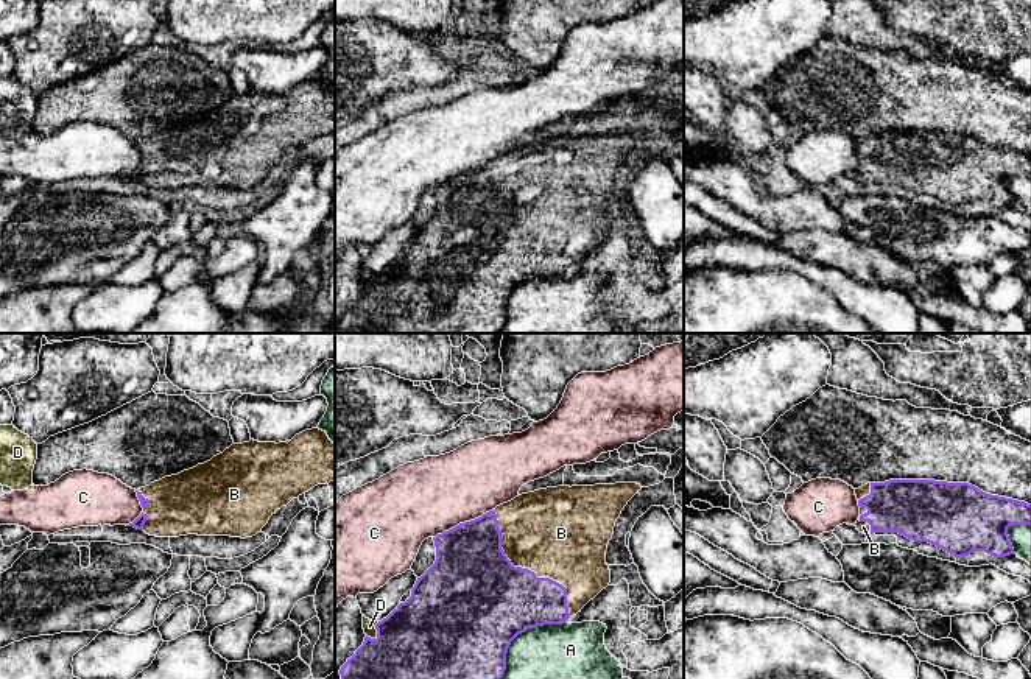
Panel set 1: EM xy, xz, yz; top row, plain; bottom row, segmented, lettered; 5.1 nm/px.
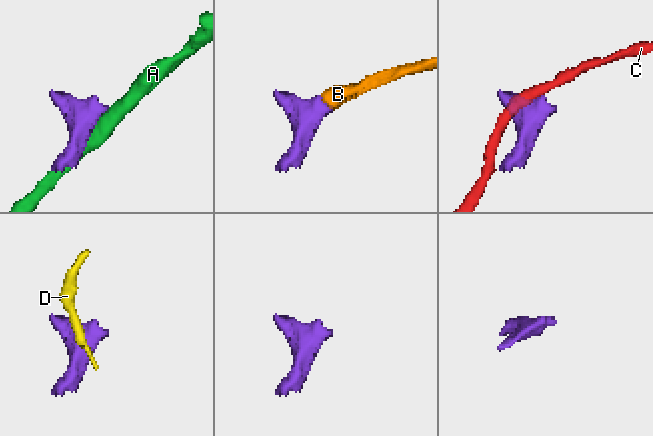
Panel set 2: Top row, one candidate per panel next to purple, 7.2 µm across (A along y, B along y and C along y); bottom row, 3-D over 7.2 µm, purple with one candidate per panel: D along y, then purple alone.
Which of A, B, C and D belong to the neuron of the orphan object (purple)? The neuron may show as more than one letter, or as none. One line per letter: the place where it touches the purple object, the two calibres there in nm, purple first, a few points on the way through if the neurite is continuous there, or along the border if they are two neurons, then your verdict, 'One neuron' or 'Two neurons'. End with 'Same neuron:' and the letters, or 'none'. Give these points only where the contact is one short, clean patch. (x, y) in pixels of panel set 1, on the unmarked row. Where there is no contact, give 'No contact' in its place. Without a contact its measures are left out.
A: Touches purple at xz (517, 285). Thickness 500 nm (purple) against 460 nm. Two neurons
B: Touches purple at xz (525, 220). Thickness 440 nm (purple) against 480 nm. One neuron
C: Touches purple at xz (464, 173). Thickness 380 nm (purple) against 400 nm. Boundary: xz (492, 159), (433, 189). Two neurons
D: Touches purple at xz (377, 284). Thickness 500 nm (purple) against 60 nm. Two neurons
Same neuron: B

